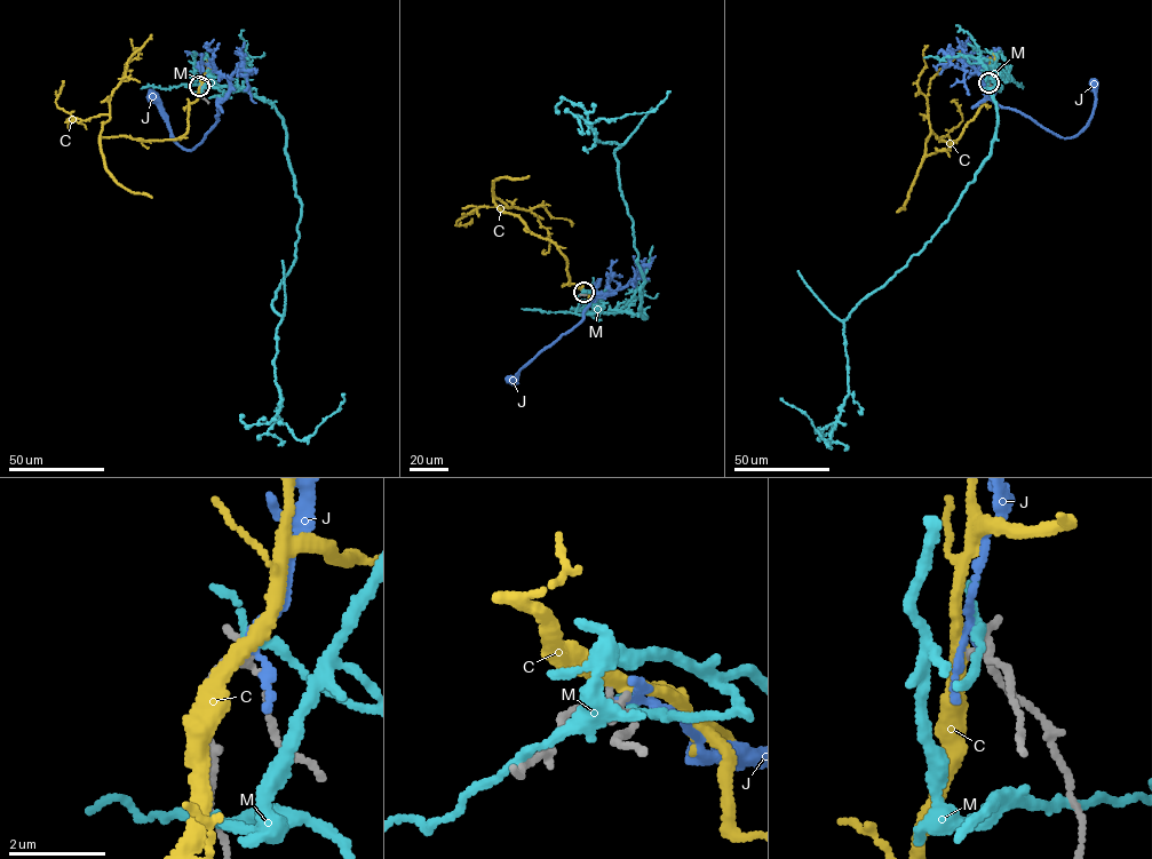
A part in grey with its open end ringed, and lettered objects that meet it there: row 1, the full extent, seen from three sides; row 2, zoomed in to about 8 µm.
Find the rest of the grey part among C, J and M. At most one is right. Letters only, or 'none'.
none

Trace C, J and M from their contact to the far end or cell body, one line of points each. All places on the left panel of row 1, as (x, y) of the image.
C: (200, 86), (182, 136), (100, 137), (110, 118), (110, 96), (126, 63), (138, 55), (130, 38)
J: (200, 86), (211, 65), (229, 82), (229, 94), (217, 104), (214, 125), (189, 150), (174, 140), (149, 89)
M: (200, 86), (208, 74), (241, 87), (286, 132), (302, 207), (272, 302), (276, 421), (301, 440), (343, 394)

